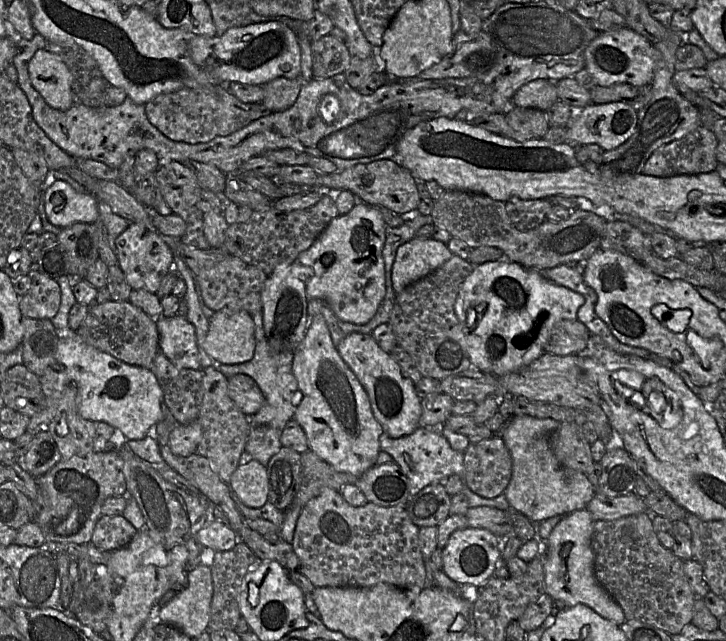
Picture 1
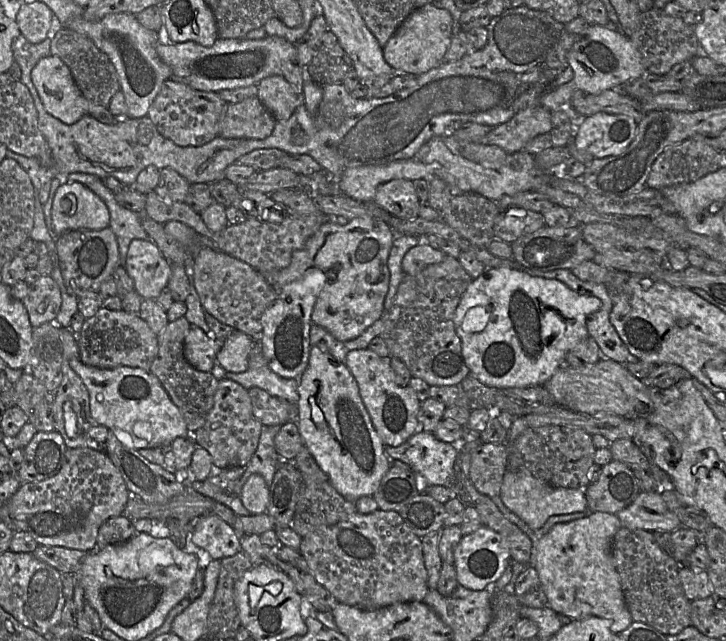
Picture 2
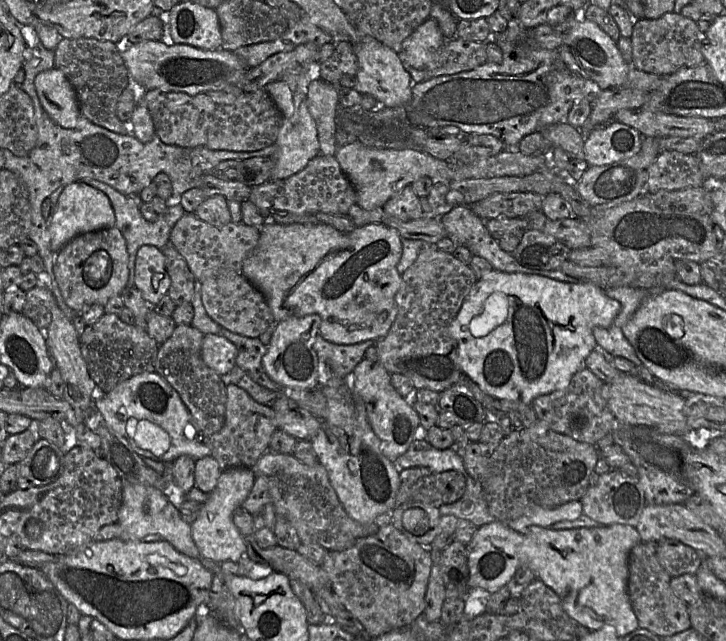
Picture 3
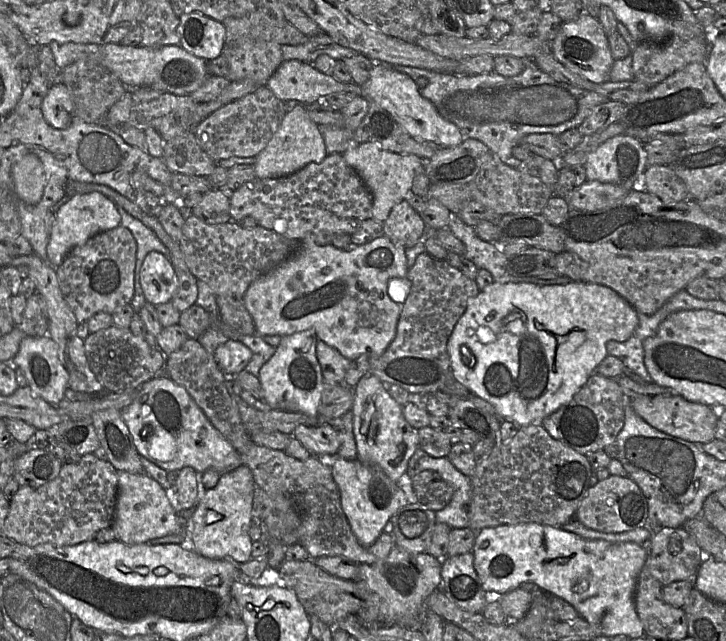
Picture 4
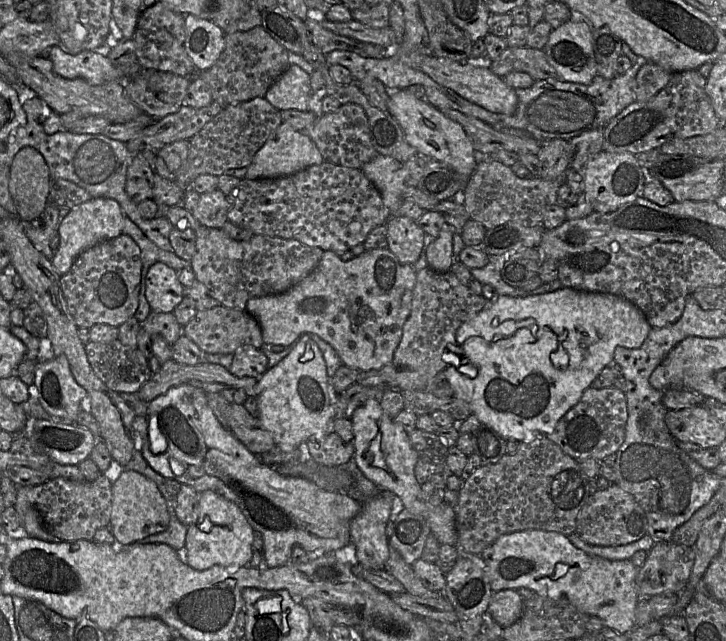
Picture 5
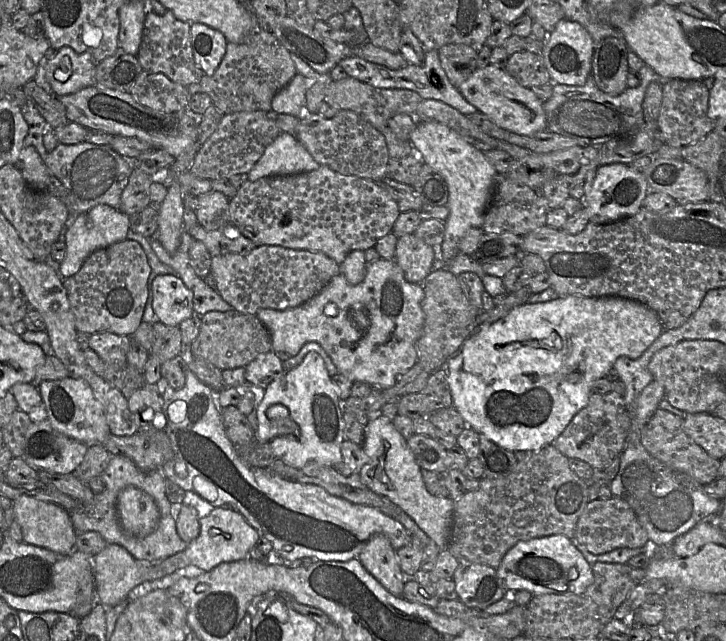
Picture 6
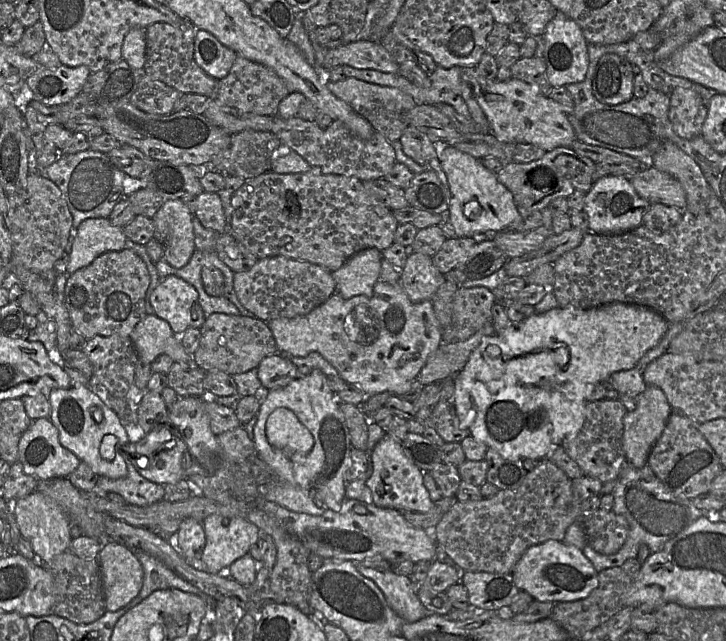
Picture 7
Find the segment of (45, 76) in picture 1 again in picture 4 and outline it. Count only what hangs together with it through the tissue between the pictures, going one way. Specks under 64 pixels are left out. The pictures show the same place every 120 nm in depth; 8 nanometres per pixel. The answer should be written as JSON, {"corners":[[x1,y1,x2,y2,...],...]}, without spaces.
{"corners":[[62,81,54,82,43,99,44,119,56,129,67,127,73,120,74,103,70,91]]}

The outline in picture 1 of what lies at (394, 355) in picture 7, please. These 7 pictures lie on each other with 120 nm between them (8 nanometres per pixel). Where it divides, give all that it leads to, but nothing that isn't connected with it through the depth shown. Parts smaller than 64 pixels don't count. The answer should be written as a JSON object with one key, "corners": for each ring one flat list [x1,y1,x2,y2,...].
{"corners":[[361,201,357,202,355,206,344,215,338,215,336,218,332,219,330,223,327,225,322,234,318,237,318,239,314,242,314,244,307,250,300,253,296,259,296,261,302,265,309,266,313,273,310,279,306,282,306,294,307,294,307,303,312,299,320,299,323,300,328,306,332,309,335,315,342,321,363,325,368,323,376,314,386,291,385,286,385,266,384,260,382,257,382,250,385,243,386,238,386,227,387,224,384,221,384,218,379,211,378,208,383,207,374,207,369,204,363,203]]}

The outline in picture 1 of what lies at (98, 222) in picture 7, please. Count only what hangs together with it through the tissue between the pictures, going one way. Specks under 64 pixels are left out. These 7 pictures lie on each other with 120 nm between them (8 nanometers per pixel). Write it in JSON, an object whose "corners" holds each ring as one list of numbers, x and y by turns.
{"corners":[[56,180,46,189,45,212,49,222,61,229,77,222,93,224,100,219,97,198,90,192,77,192,63,180]]}

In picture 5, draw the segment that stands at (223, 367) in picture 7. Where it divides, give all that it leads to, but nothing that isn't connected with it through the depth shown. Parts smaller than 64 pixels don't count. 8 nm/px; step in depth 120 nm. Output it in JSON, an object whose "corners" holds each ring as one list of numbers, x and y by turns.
{"corners":[[226,306,197,311,196,315,183,327,183,333,202,351,210,354,233,355,245,345,260,349,264,342,259,322,246,310,237,310]]}

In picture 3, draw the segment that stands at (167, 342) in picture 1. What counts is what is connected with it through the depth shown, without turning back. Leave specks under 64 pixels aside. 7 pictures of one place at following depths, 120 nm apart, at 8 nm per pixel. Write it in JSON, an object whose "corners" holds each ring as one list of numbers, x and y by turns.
{"corners":[[221,335,203,337,201,355,205,364,219,376,228,374,236,366,237,348]]}

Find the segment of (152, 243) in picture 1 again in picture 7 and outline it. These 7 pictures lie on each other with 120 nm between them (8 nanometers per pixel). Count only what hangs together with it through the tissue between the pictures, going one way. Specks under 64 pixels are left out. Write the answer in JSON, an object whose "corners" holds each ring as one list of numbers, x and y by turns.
{"corners":[[176,275,160,280,152,292,151,304,155,315,166,320,177,336,188,328,200,330,206,319,195,287]]}

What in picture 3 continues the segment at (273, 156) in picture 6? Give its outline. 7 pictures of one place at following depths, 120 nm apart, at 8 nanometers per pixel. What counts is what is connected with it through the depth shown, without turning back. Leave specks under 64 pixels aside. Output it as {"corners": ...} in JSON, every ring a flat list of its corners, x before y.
{"corners":[[295,90,293,95,294,113,283,120,270,180,282,180,296,174,320,154,317,127,308,108,306,92]]}

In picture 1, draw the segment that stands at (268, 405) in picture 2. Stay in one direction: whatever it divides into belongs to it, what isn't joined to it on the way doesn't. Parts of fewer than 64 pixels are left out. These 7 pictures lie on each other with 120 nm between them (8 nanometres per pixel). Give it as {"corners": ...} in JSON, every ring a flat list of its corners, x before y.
{"corners":[[237,374,227,378,227,381,229,397,242,413,252,416,261,409,265,398,251,377]]}

